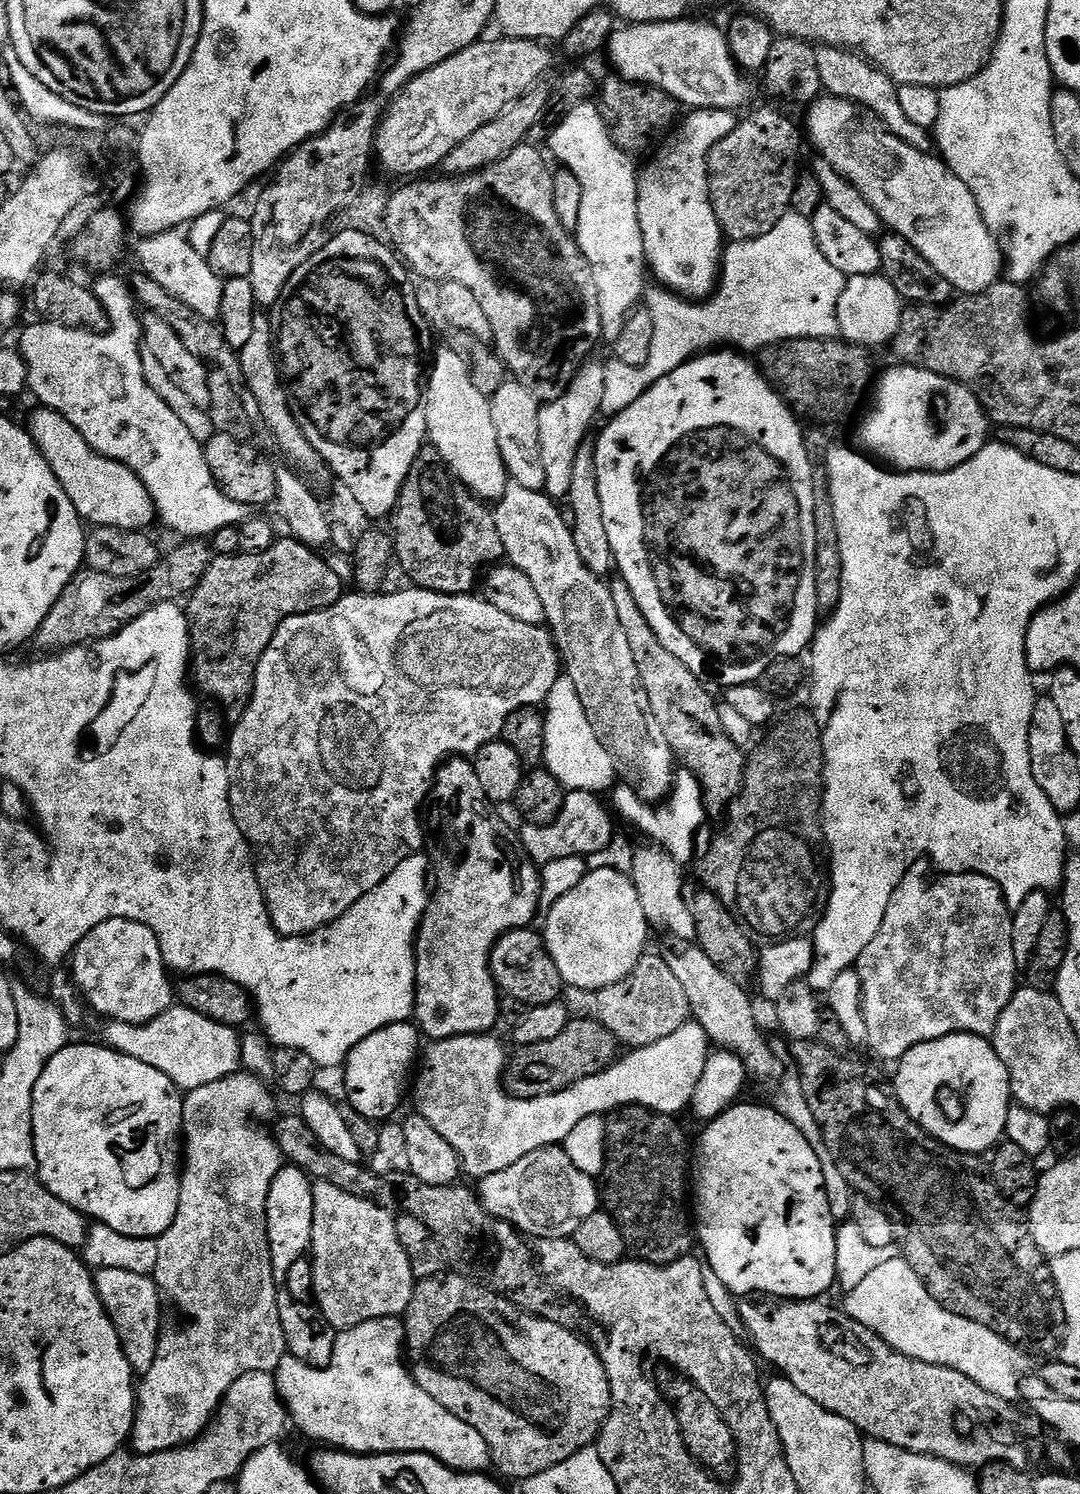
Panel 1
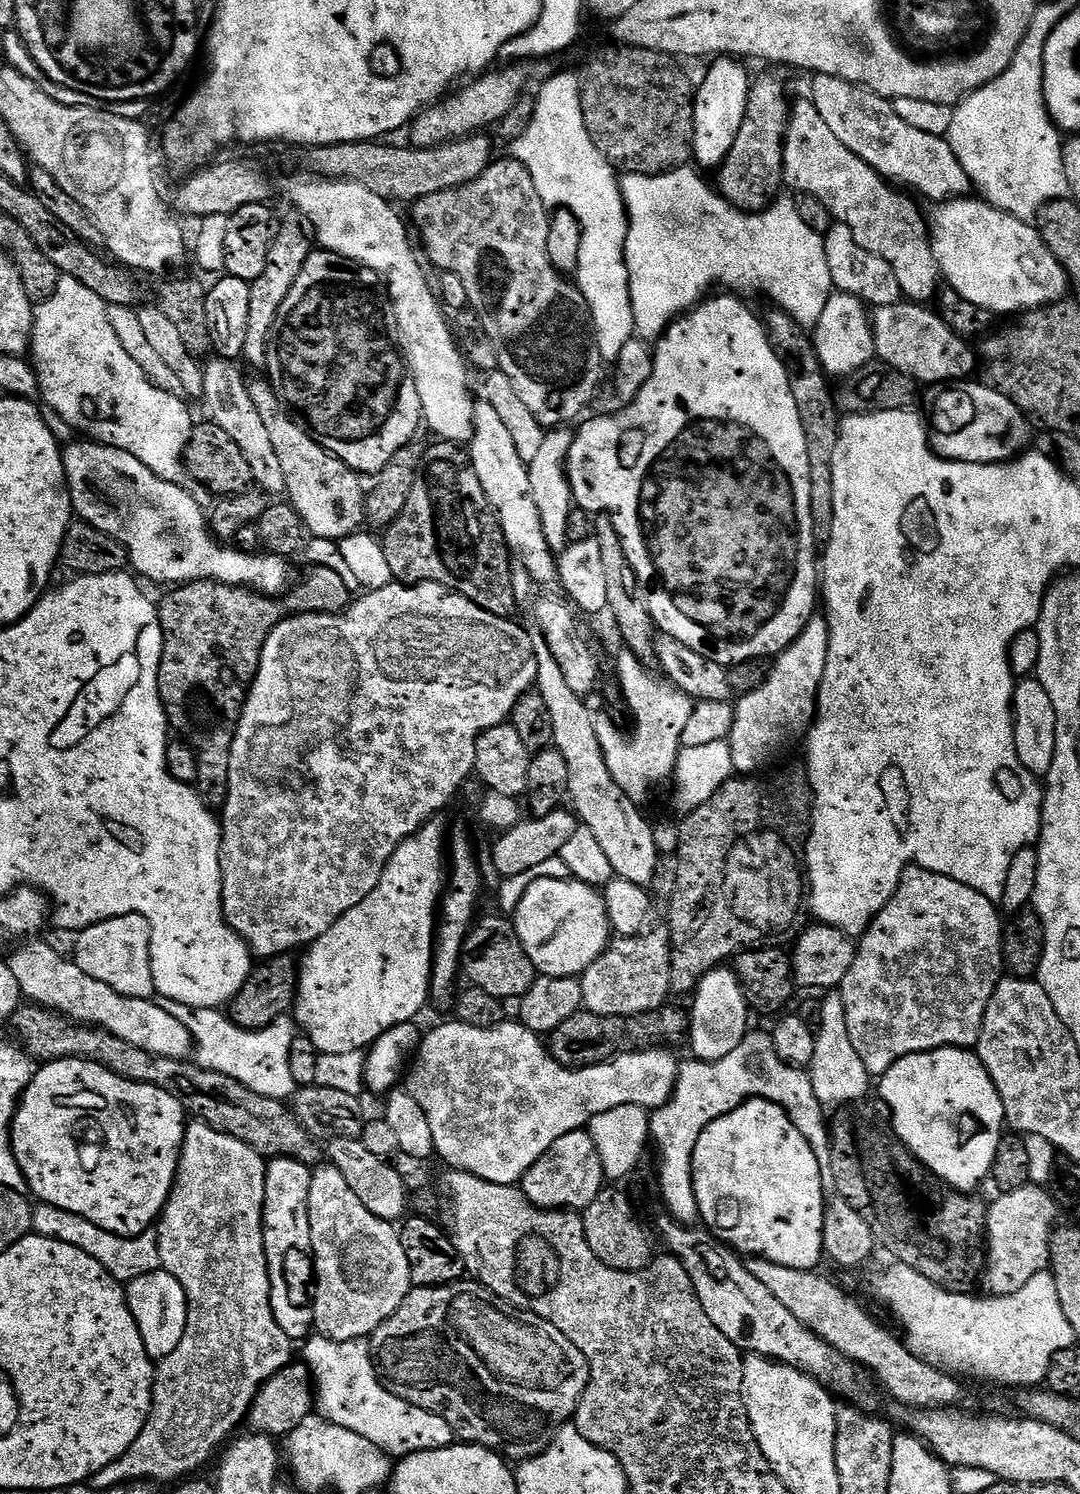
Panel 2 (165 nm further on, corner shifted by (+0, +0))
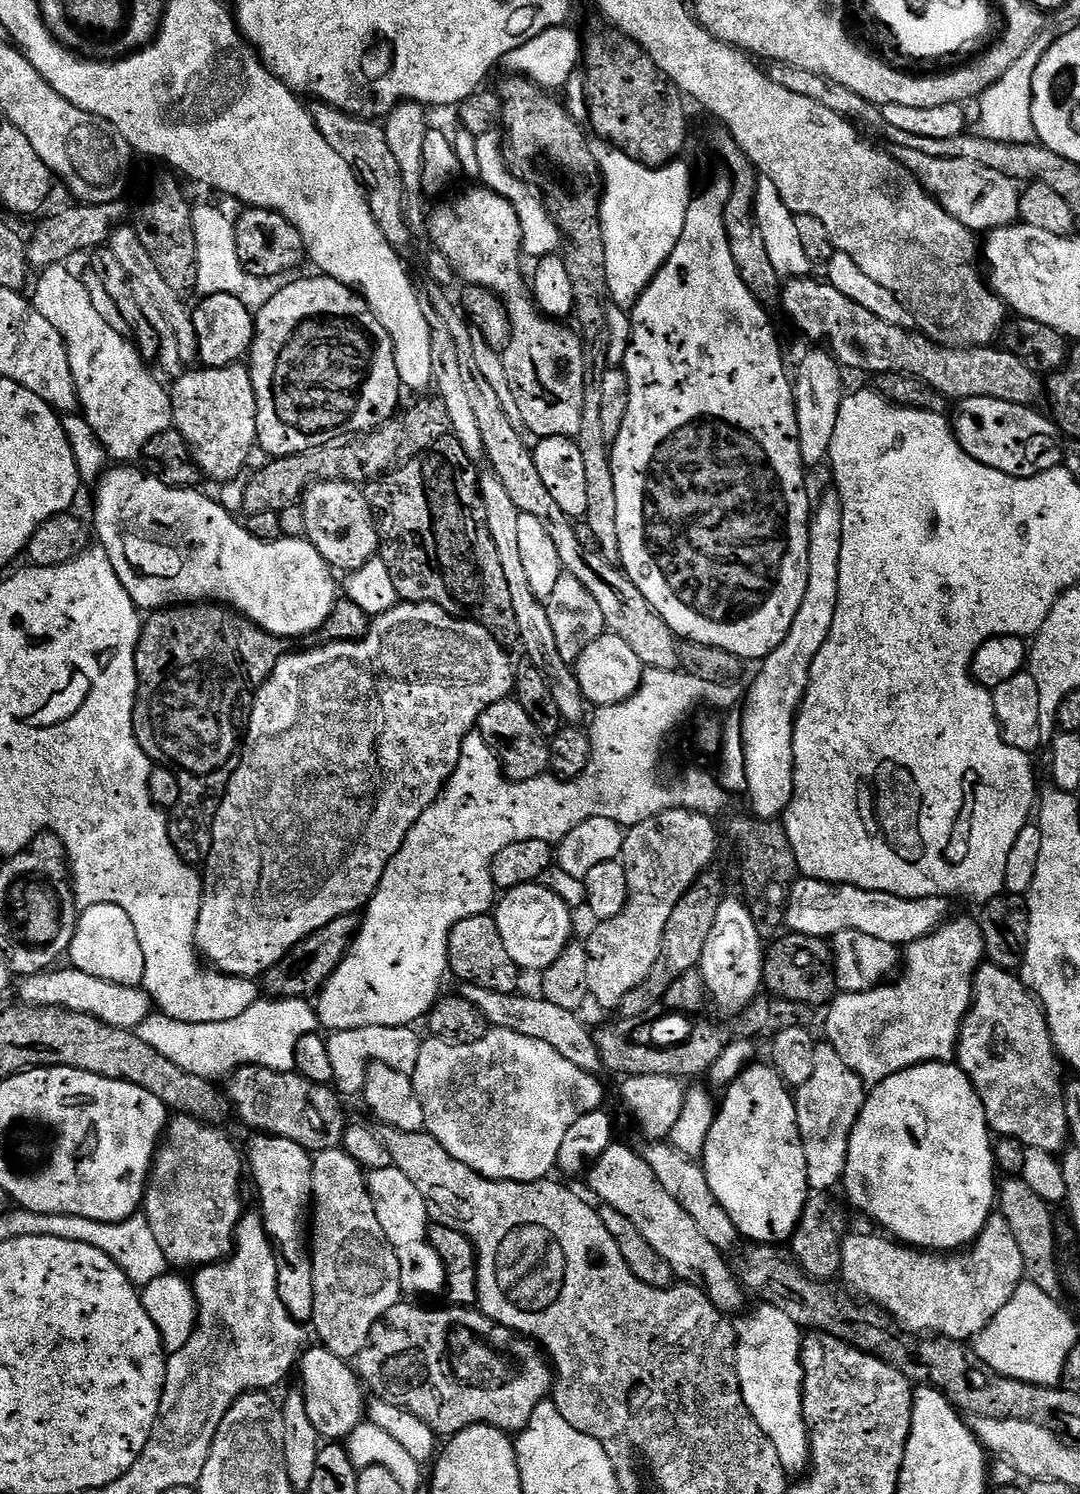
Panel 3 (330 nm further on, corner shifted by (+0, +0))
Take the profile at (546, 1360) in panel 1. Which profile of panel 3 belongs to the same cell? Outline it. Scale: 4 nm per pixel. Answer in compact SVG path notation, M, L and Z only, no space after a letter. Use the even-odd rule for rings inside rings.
M408 1303L412 1304L396 1304L386 1310L383 1320L374 1322L366 1346L362 1346L354 1361L363 1387L371 1395L373 1392L377 1401L414 1414L440 1438L451 1438L472 1424L489 1424L509 1434L520 1433L530 1414L549 1399L552 1391L553 1381L541 1349L533 1341L494 1323L475 1307L419 1308L419 1303Z

